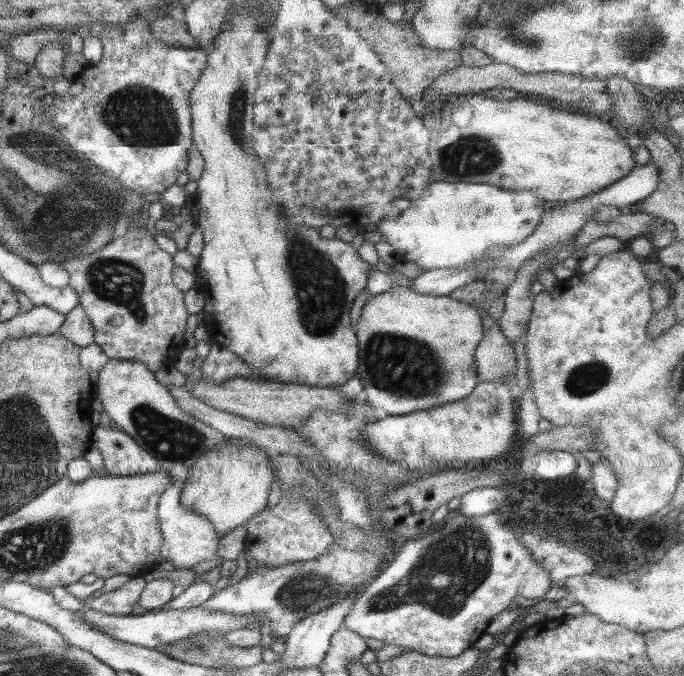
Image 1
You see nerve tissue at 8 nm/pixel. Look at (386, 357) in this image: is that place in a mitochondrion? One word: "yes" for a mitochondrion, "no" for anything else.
yes

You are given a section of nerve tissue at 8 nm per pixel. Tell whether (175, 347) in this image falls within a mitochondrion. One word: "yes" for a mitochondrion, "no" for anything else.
no

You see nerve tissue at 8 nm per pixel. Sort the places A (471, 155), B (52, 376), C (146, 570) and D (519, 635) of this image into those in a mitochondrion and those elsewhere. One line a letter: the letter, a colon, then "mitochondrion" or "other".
A: mitochondrion
B: other
C: other
D: other

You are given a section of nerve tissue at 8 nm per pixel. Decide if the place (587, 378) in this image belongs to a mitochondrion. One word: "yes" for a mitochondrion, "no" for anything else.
yes

